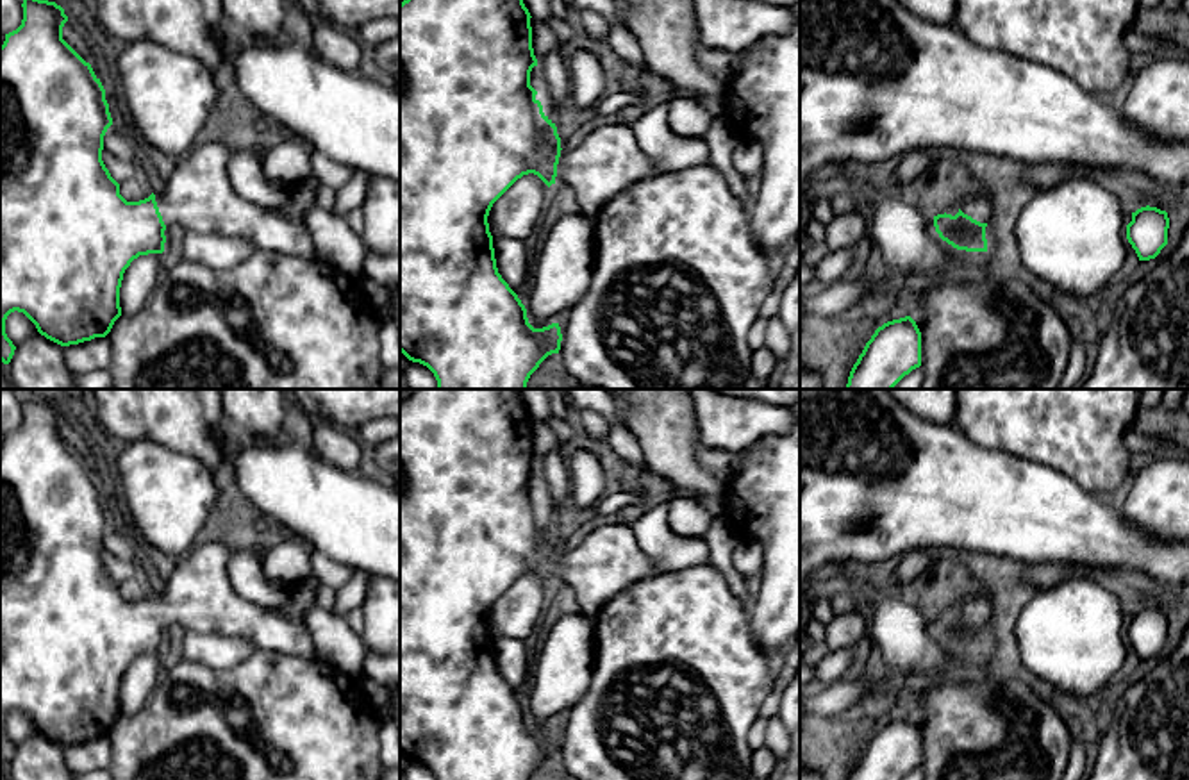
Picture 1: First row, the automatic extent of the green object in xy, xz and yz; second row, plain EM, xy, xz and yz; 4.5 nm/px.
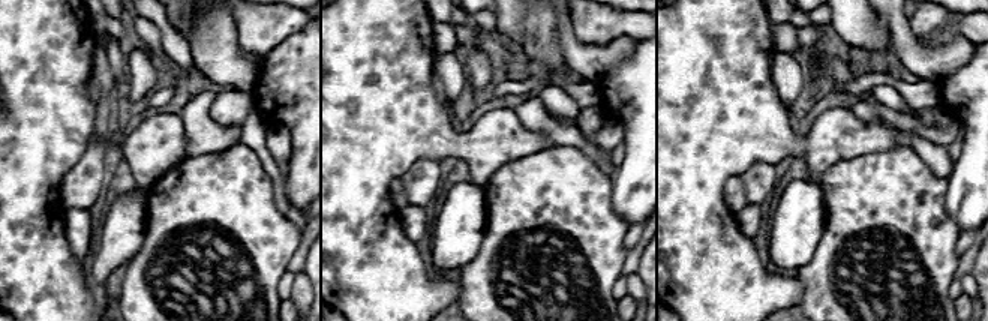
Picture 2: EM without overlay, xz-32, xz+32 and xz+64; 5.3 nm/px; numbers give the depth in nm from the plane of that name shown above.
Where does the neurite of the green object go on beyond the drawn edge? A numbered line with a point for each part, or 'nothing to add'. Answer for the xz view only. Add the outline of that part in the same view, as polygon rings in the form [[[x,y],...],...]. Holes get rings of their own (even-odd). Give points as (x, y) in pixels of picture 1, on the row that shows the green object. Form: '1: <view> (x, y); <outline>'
1: xz (609, 159); [[[605,125],[577,148],[561,150],[555,184],[570,186],[580,212],[594,218],[614,195],[652,171],[653,162],[641,150],[632,127]]]

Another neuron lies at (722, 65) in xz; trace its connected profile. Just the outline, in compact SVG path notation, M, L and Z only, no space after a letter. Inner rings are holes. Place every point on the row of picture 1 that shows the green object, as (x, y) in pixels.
M700 36L694 39L696 61L705 71L709 71L718 80L728 84L736 71L743 66L746 55L755 50L759 41L743 52L725 52L705 46Z

